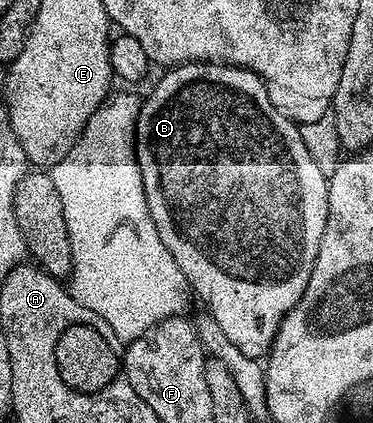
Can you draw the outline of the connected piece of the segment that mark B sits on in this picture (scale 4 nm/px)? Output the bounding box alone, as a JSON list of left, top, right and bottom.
[134,63,328,360]

